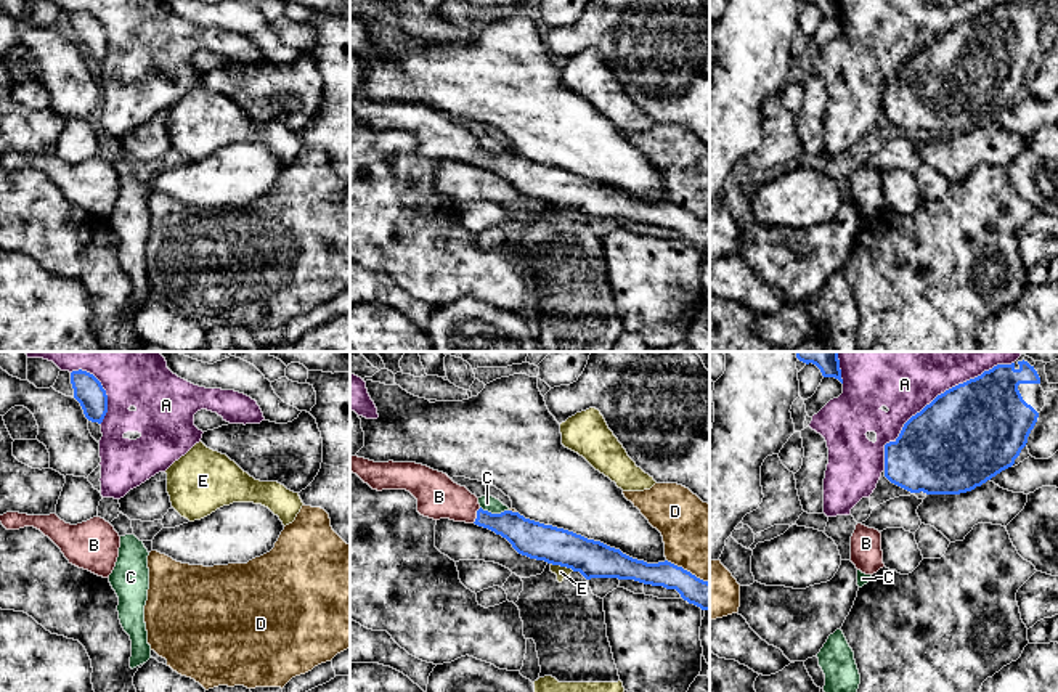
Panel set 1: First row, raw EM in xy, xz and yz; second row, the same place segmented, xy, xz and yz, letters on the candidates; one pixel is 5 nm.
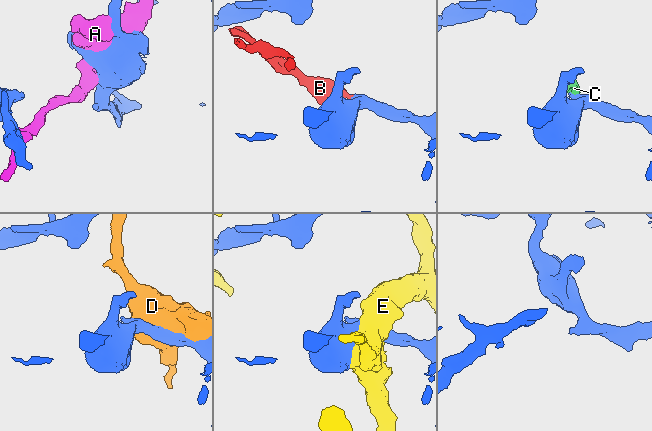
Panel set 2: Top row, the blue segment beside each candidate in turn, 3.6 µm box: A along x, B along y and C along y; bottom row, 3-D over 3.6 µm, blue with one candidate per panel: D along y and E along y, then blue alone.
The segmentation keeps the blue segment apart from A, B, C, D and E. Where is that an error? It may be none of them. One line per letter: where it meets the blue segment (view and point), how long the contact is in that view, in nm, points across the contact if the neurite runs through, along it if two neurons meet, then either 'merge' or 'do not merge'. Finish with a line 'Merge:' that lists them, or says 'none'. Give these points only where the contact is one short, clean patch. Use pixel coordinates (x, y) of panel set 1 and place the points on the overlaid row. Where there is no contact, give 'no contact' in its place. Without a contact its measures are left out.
A: contact yz (936, 397); length 850 nm; do not merge
B: contact xz (477, 516); length 90 nm; way xz (522, 533), (508, 524), (477, 516), (439, 496); merge
C: contact xz (495, 514); length 150 nm; border xz (480, 506), (492, 512), (508, 511); do not merge
D: contact xz (686, 570); length 240 nm; do not merge
E: contact xz (562, 565); length 130 nm; do not merge
Merge: B

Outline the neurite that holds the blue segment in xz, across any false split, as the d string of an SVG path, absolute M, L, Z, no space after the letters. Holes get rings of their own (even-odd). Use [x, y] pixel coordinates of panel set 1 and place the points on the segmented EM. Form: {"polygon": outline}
{"polygon": "M350 456L350 470L356 474L372 490L409 491L417 499L417 512L424 517L433 520L450 519L454 522L475 523L478 527L488 528L496 535L506 538L519 554L530 559L572 568L573 572L580 572L586 580L634 580L644 584L676 589L681 597L689 604L694 604L702 610L710 610L710 583L697 578L682 567L678 567L668 560L647 564L644 560L633 559L623 554L620 549L610 547L600 541L588 539L573 531L525 519L519 512L504 511L501 514L491 514L480 507L478 498L472 495L466 486L454 483L446 474L433 470L427 466L393 461L374 462L364 458Z"}

